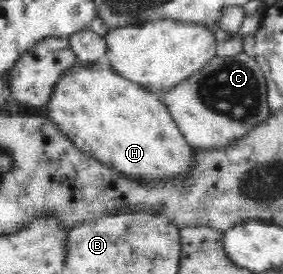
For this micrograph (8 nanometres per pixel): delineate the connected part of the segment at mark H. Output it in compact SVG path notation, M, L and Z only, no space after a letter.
M78 62L57 82L47 104L47 116L55 122L59 130L72 139L72 143L83 152L101 161L117 172L123 172L131 178L147 178L167 182L173 178L188 176L193 162L193 146L186 140L176 122L172 119L168 106L160 94L151 92L135 82L122 78L105 62L79 65Z

